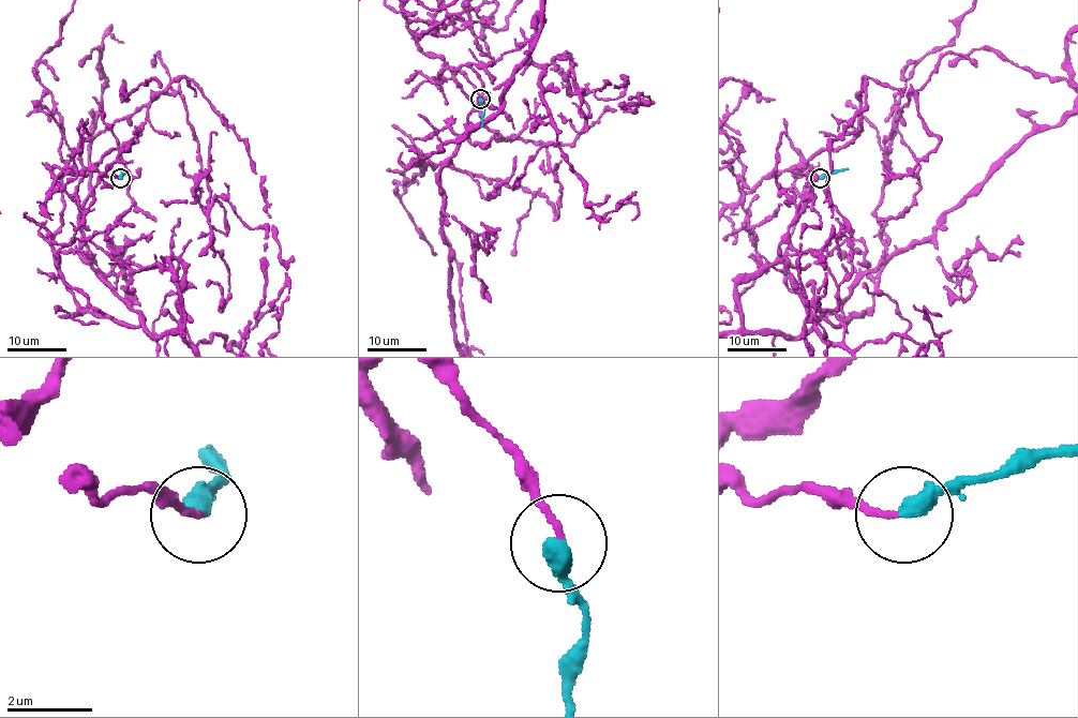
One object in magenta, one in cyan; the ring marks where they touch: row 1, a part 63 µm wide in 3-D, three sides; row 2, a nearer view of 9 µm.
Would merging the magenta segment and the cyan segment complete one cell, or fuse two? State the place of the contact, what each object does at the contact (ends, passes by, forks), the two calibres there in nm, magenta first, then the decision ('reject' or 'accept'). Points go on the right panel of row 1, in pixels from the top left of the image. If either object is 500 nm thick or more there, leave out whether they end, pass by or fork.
place (820, 178); magenta ends; cyan ends; calibres 150 and 440 nm; accept

